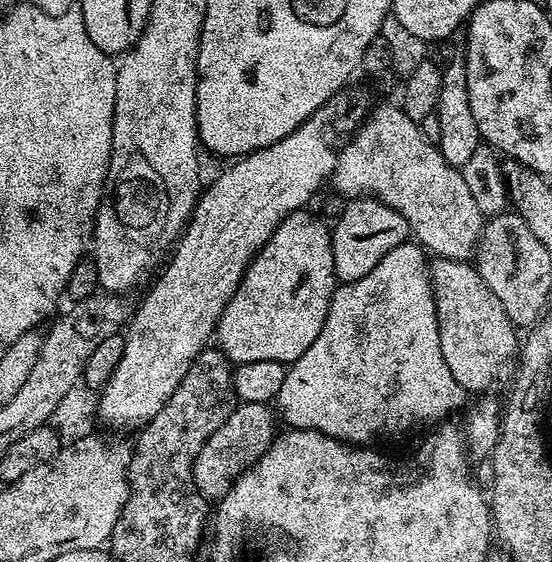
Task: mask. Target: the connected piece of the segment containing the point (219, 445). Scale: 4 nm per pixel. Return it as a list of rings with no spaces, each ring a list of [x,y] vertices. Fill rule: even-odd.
[[[237,403],[232,409],[230,418],[218,426],[218,430],[212,436],[210,453],[216,464],[208,464],[208,452],[201,450],[192,464],[192,477],[197,488],[209,498],[222,498],[232,489],[234,476],[251,468],[266,454],[266,450],[272,445],[278,435],[276,428],[277,417],[272,417],[273,409],[266,404]]]

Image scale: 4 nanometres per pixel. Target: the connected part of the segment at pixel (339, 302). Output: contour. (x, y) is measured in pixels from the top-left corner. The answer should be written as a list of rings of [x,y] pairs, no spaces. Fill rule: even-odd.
[[[405,242],[399,244],[398,246],[394,246],[394,250],[390,250],[390,254],[386,254],[386,258],[382,258],[382,262],[378,262],[378,266],[374,266],[374,270],[370,270],[370,274],[366,274],[366,278],[358,278],[354,282],[350,282],[349,284],[341,283],[339,287],[337,287],[336,293],[332,295],[332,301],[330,302],[330,310],[326,314],[326,322],[322,326],[322,334],[318,334],[318,338],[314,338],[314,342],[310,345],[310,350],[306,350],[306,354],[302,354],[297,360],[292,361],[291,364],[287,365],[284,381],[282,382],[282,390],[278,390],[278,394],[276,395],[276,399],[274,401],[275,407],[278,409],[280,407],[279,415],[282,417],[284,415],[284,420],[289,429],[293,428],[315,428],[318,432],[324,432],[328,436],[337,437],[345,442],[351,442],[357,446],[365,446],[364,444],[368,444],[371,440],[376,440],[379,436],[396,436],[399,432],[408,432],[411,428],[416,428],[419,424],[430,424],[428,426],[436,426],[441,422],[447,421],[449,419],[448,416],[452,411],[455,410],[456,407],[459,406],[460,403],[463,402],[464,396],[466,397],[465,388],[458,383],[458,381],[454,378],[454,374],[450,374],[450,366],[446,366],[446,358],[442,358],[442,342],[440,341],[440,327],[438,326],[438,314],[436,313],[436,299],[432,296],[432,278],[430,275],[429,268],[430,260],[426,255],[425,249],[421,247],[419,243],[416,242]]]

